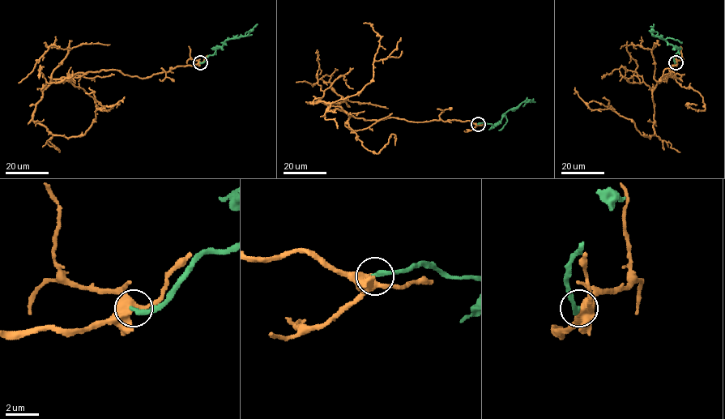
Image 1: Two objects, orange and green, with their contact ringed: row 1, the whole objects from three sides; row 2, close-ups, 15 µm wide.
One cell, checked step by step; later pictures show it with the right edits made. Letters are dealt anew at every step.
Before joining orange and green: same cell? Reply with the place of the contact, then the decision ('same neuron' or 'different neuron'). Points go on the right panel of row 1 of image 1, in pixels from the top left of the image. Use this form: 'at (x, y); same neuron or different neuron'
at (675, 62); different neuron

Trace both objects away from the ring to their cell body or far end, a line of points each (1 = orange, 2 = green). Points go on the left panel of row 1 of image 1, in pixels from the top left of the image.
1: (200, 62), (144, 78), (77, 73), (43, 91), (33, 121), (83, 136), (103, 109), (86, 93)
2: (200, 62), (213, 54), (227, 40), (245, 36), (258, 24)

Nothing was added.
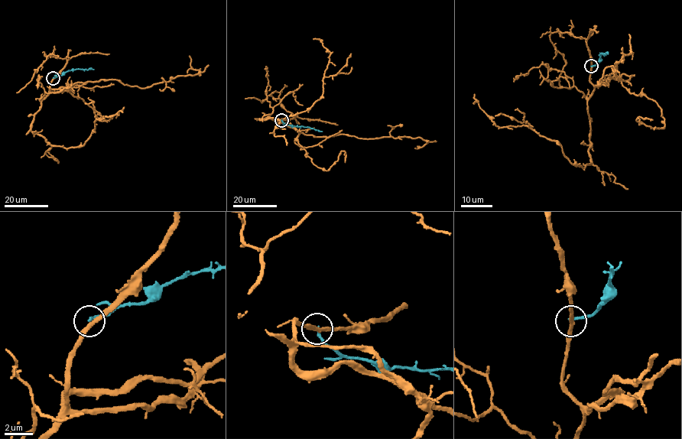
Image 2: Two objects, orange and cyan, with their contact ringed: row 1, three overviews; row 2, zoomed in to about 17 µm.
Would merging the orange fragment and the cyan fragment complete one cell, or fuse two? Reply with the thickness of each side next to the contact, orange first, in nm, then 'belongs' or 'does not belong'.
280/200 nm | does not belong

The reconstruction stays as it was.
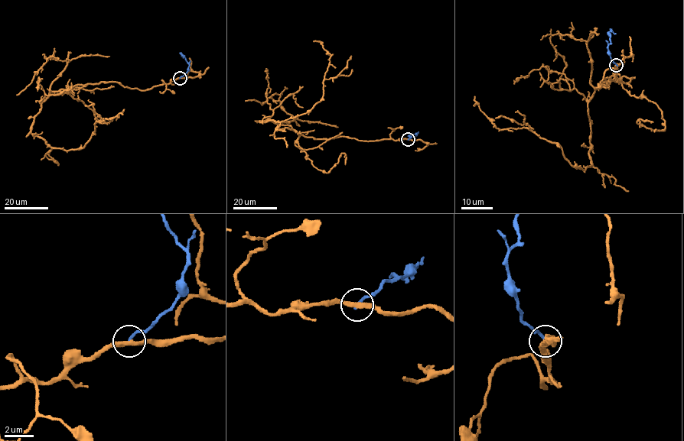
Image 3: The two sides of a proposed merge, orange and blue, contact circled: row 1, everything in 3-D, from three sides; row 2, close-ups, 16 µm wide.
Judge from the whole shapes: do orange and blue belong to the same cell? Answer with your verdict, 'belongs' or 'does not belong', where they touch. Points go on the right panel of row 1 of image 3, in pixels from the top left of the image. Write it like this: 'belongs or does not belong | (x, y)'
does not belong | (616, 65)

